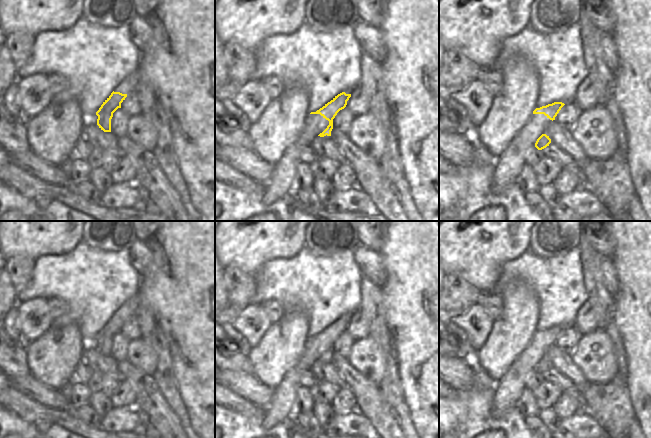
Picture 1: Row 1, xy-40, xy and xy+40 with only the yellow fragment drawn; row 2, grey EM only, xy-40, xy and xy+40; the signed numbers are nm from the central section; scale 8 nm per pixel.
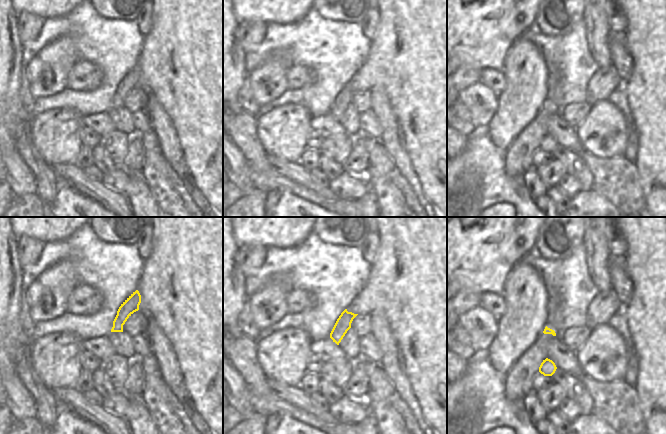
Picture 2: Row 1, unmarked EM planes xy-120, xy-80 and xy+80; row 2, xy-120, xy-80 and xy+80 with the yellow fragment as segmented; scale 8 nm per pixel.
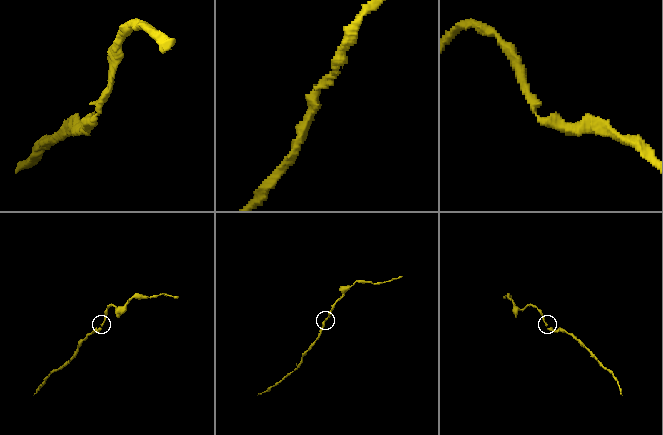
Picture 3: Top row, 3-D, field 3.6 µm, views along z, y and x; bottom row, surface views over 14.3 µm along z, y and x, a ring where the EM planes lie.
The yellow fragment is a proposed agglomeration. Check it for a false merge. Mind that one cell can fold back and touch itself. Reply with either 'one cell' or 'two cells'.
one cell

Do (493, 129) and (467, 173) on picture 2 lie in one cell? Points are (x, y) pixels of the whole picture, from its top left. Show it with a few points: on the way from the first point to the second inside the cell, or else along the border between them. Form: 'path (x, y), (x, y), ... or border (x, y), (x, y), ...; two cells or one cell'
border (486, 126), (489, 138), (498, 147), (506, 150); two cells

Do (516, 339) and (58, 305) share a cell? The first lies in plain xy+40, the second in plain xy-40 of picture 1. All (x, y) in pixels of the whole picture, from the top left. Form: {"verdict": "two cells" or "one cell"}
{"verdict": "two cells"}

